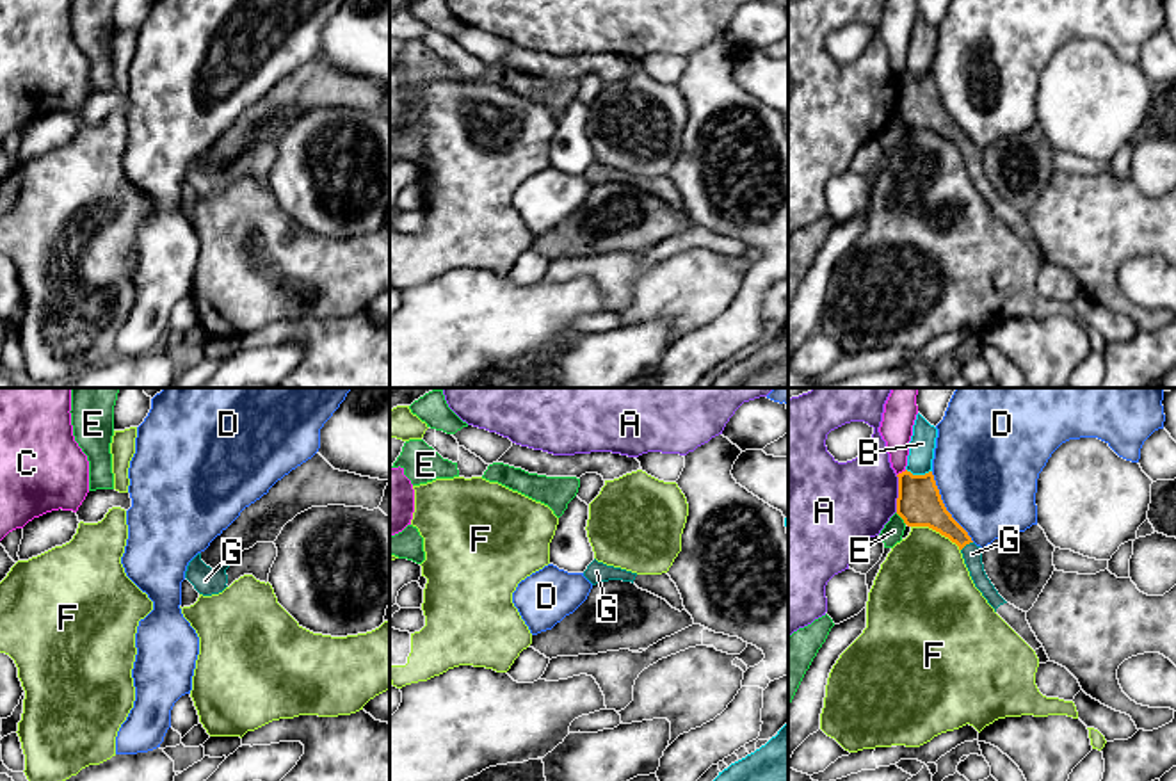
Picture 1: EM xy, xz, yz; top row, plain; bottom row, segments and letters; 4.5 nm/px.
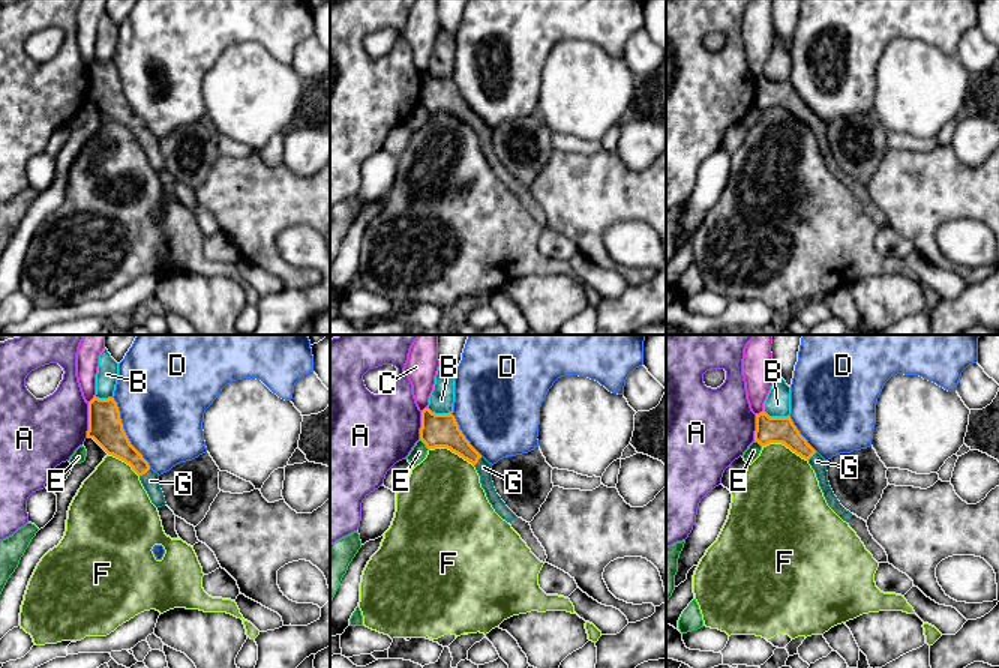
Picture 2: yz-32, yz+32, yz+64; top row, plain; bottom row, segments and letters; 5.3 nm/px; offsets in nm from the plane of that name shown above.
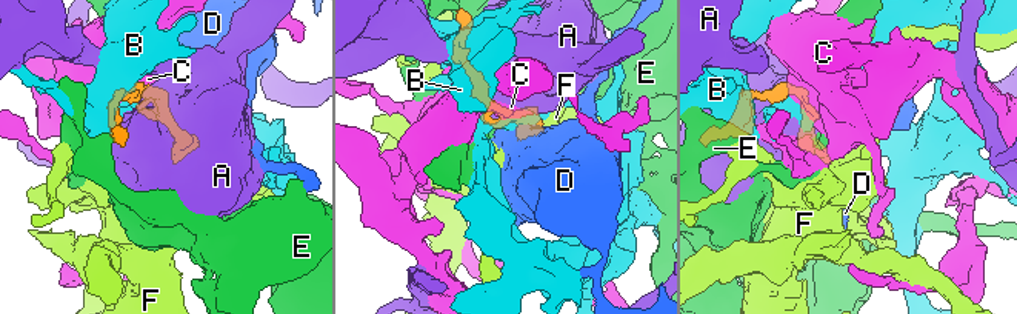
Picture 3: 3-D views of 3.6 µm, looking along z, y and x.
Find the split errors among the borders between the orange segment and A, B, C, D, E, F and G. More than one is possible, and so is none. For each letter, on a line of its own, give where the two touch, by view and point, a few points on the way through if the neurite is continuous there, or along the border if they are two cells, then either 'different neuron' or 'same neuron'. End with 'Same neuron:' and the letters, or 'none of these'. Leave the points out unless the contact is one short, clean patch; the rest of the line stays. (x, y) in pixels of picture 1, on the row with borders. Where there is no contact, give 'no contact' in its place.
A: yz (899, 493) | different neuron
B: yz (918, 475) | different neuron
C: yz (902, 472) | different neuron
D: yz (945, 507) | different neuron
E: yz (901, 516) | along yz (895, 513), (906, 523) | different neuron
F: yz (936, 531) | along yz (911, 525), (927, 525), (938, 531), (959, 550) | different neuron
G: yz (966, 543) | across yz (924, 507), (966, 543), (972, 554) | same neuron
Same neuron: G

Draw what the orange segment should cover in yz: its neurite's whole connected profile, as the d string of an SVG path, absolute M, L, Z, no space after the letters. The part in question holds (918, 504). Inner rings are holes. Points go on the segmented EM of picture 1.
M902 471L898 477L897 514L907 527L929 527L955 543L963 553L964 564L975 587L982 592L995 612L1035 651L1043 644L1032 632L1027 612L1007 603L991 580L982 564L982 548L977 546L968 532L946 511L932 471L913 475Z

